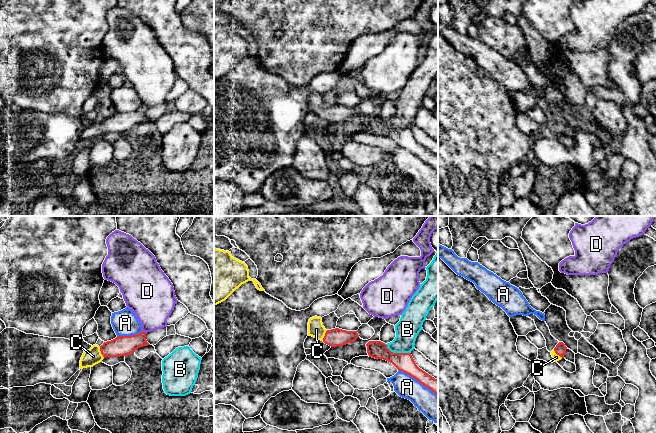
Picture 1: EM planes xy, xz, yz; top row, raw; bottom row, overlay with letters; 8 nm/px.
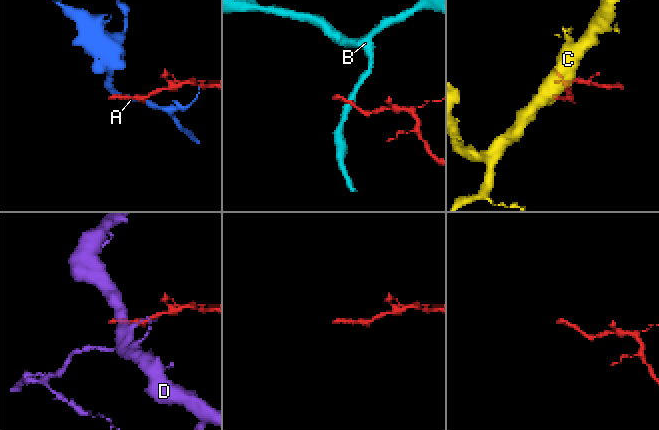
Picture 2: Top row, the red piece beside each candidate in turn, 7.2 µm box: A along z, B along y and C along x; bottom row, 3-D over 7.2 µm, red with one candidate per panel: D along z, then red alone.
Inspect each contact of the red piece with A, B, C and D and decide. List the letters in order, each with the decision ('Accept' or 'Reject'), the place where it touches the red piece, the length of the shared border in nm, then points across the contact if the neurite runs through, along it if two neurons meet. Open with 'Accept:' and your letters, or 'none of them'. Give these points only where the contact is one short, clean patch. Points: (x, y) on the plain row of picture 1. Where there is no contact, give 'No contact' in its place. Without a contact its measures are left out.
Accept: C
A: Reject. Touches red at xz (418, 156). Shared border 380 nm
B: Reject. Touches red at xz (397, 129). Shared border 220 nm. Boundary: xz (385, 120), (393, 128), (410, 129)
C: Accept. Touches red at xy (101, 128). Shared border 100 nm. Path across: xy (122, 121), (101, 128), (93, 132)
D: Reject. Touches red at xy (144, 108). Shared border 40 nm. Boundary: xy (143, 106), (145, 109)

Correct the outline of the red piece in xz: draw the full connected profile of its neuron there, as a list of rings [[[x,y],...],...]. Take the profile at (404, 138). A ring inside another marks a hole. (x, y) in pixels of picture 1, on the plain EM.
[[[369,117],[366,122],[369,133],[392,139],[399,147],[410,151],[438,172],[438,155],[420,145],[411,129],[393,129],[381,117]]]

